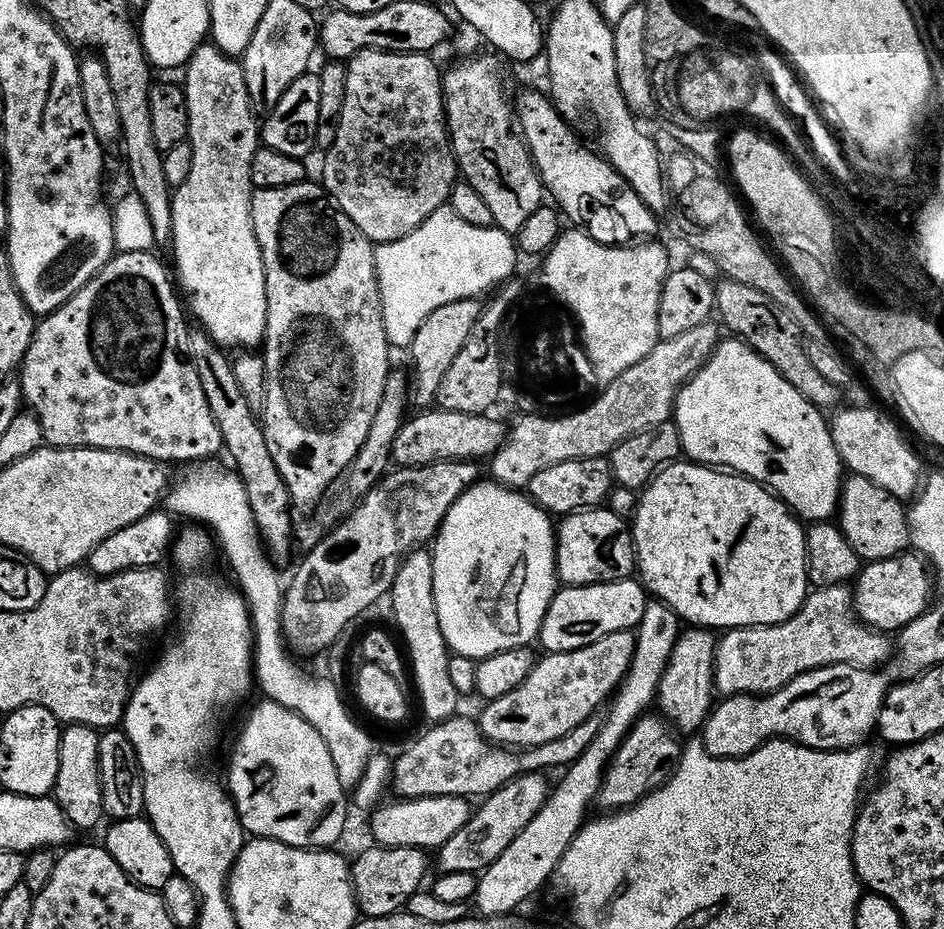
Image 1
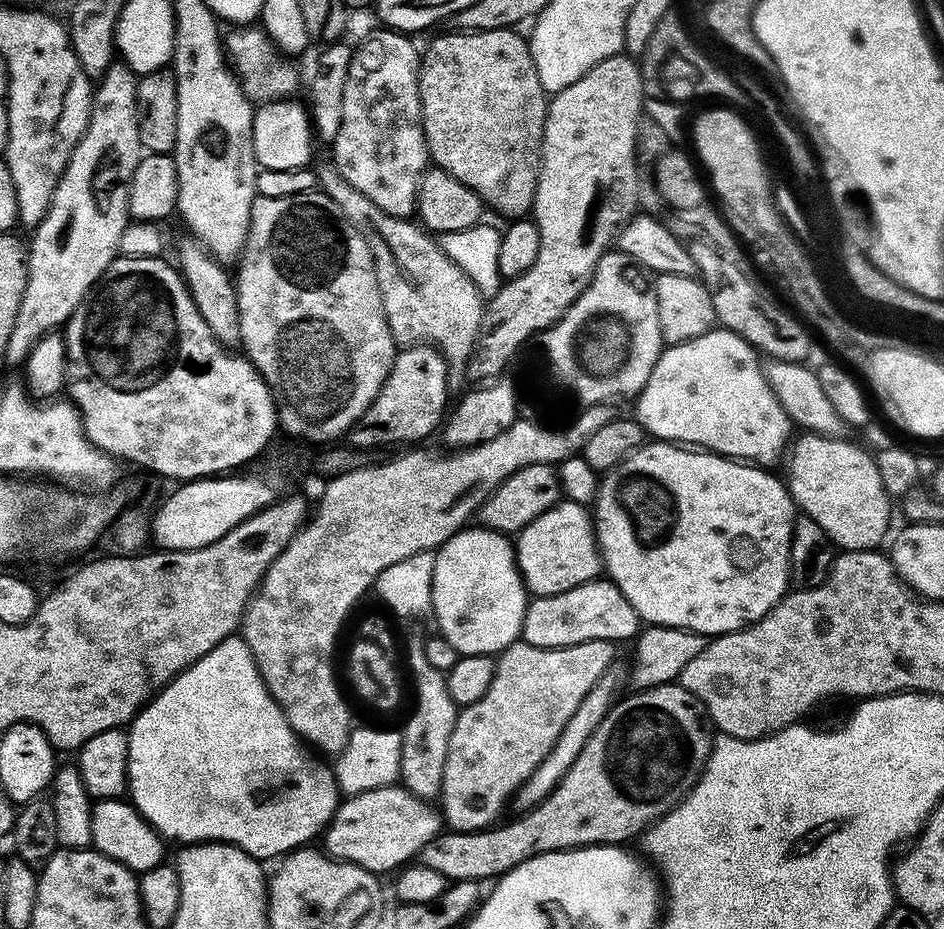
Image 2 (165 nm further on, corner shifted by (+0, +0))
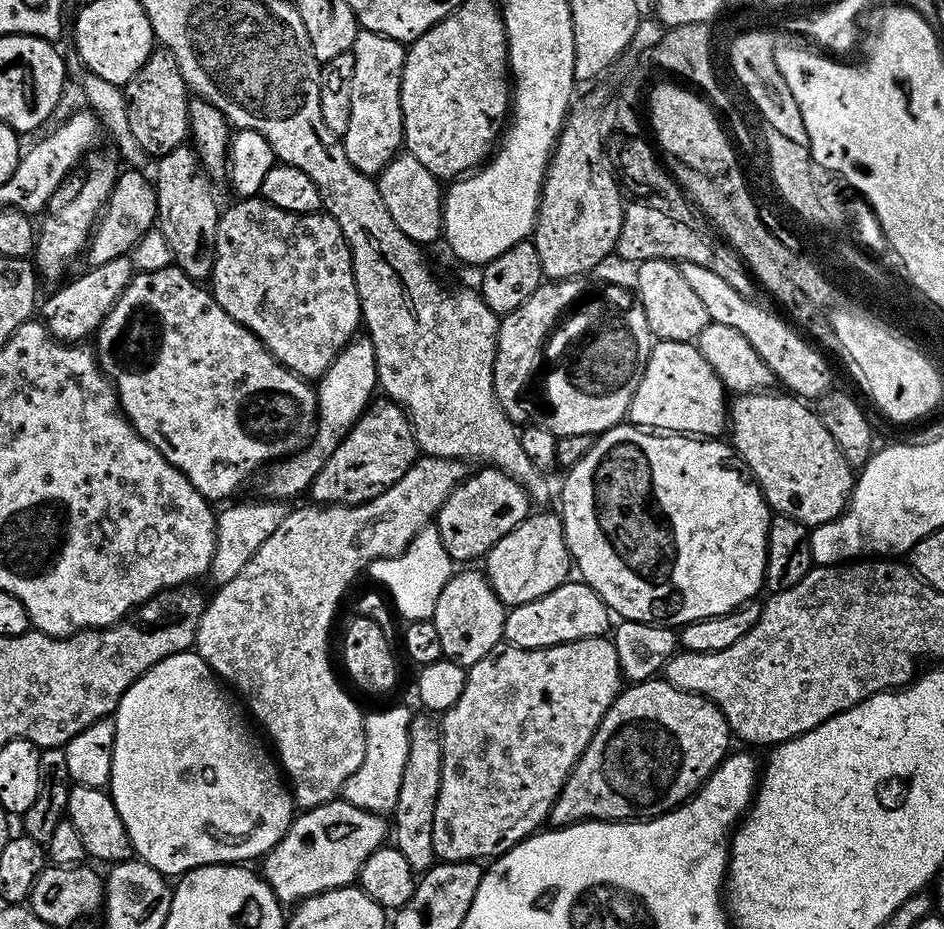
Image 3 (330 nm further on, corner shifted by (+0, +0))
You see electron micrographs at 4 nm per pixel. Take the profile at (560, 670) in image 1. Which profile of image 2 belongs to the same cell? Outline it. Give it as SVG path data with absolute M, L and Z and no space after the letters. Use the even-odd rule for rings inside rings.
M591 640L590 642L582 642L565 648L539 648L538 646L517 642L505 648L503 652L495 657L496 669L486 694L482 694L482 698L478 702L463 705L457 711L454 730L450 734L450 746L446 750L446 766L442 770L442 786L438 797L438 808L442 813L443 823L451 831L481 832L484 828L493 827L505 815L505 813L503 814L504 807L506 809L509 807L514 793L524 785L526 778L530 778L530 774L534 774L534 770L538 770L538 766L544 761L546 754L550 754L550 750L562 734L562 726L566 726L566 722L570 722L570 714L574 714L574 710L578 710L578 702L582 702L582 698L586 698L590 686L594 686L594 682L598 682L598 678L602 678L602 674L609 668L612 661L617 659L618 652L616 652L616 648L617 645L610 640Z

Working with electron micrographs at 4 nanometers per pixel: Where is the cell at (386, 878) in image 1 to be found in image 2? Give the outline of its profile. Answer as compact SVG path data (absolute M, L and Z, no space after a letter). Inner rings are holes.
M679 682L641 688L631 694L633 696L617 699L606 718L602 718L598 730L594 730L586 746L582 746L582 754L574 758L574 766L570 766L555 790L541 804L528 812L513 815L513 820L505 819L499 826L484 828L481 832L441 831L422 849L419 863L430 866L430 870L438 870L438 874L450 882L487 882L542 854L592 848L596 844L627 845L627 840L634 839L636 835L637 839L671 808L677 808L704 773L708 755L712 752L714 732L706 723L704 705Z

